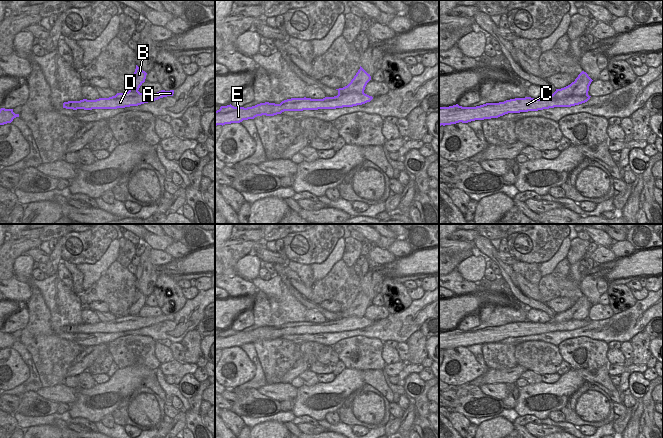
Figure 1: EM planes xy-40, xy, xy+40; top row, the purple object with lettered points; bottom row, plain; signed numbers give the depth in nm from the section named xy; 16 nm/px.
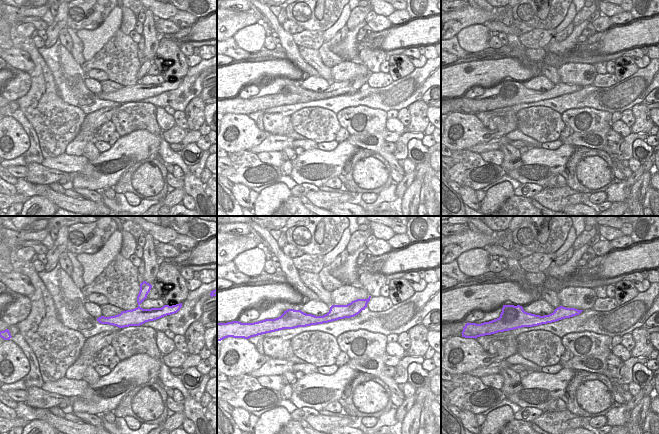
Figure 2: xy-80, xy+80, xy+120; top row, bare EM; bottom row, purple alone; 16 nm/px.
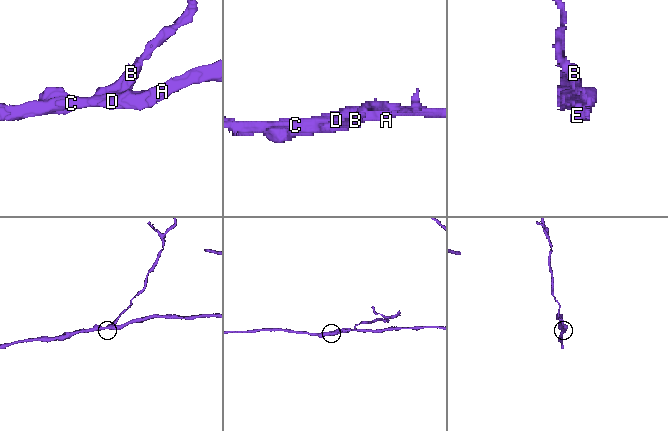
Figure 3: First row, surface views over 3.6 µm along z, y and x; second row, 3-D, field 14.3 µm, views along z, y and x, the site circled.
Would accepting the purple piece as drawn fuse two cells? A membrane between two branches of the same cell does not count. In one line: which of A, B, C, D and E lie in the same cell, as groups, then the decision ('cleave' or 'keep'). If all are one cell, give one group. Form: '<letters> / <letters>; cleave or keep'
A C D E / B; cleave

